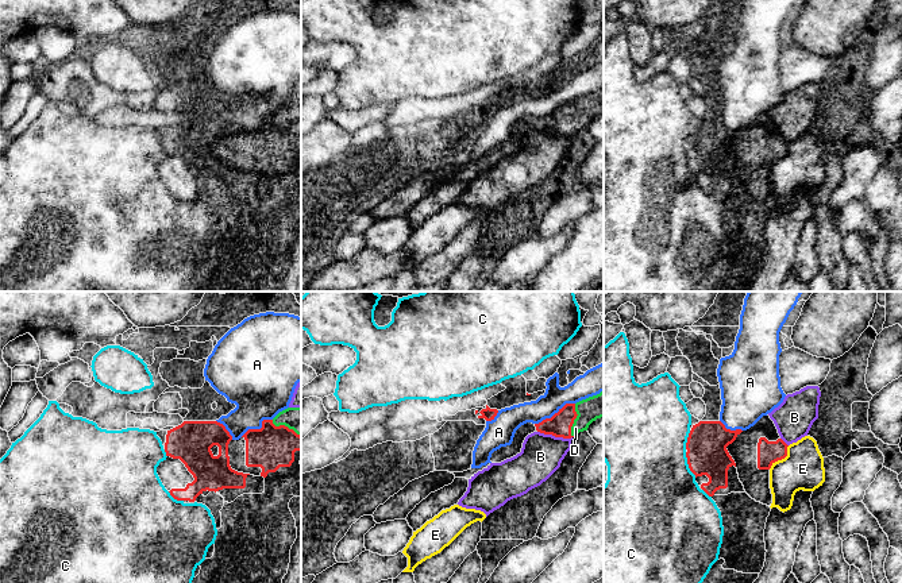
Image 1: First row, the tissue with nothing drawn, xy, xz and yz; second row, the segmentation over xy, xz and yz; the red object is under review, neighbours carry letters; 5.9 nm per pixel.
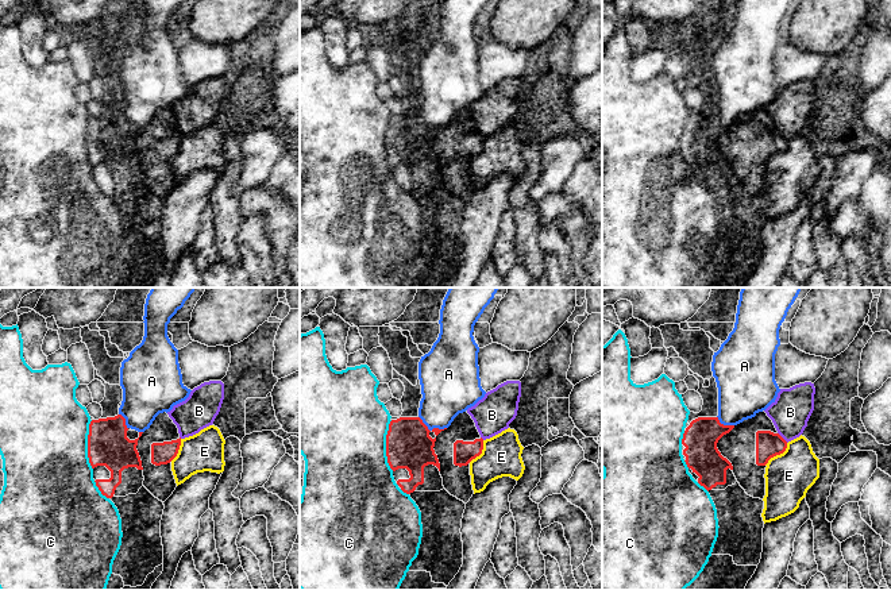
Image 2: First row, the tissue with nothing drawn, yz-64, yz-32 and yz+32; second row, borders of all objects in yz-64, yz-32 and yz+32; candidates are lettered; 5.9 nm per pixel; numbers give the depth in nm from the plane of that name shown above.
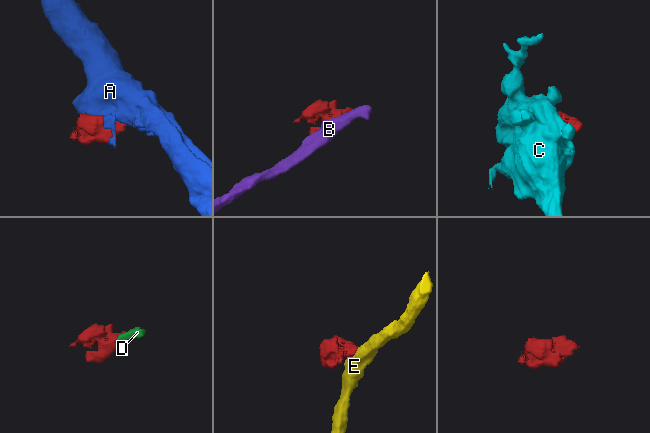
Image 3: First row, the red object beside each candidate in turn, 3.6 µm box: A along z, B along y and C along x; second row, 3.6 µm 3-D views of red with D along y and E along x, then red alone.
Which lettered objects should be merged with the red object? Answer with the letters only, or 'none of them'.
D

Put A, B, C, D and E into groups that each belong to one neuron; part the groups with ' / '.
A / B / C / D / E

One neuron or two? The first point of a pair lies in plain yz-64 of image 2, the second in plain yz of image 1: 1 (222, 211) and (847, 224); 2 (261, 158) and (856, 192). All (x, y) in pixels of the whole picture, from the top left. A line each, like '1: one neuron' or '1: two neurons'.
1: two neurons
2: one neuron

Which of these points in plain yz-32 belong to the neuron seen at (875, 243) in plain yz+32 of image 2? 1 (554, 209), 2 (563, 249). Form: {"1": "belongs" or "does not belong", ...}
{"1": "belongs", "2": "does not belong"}

